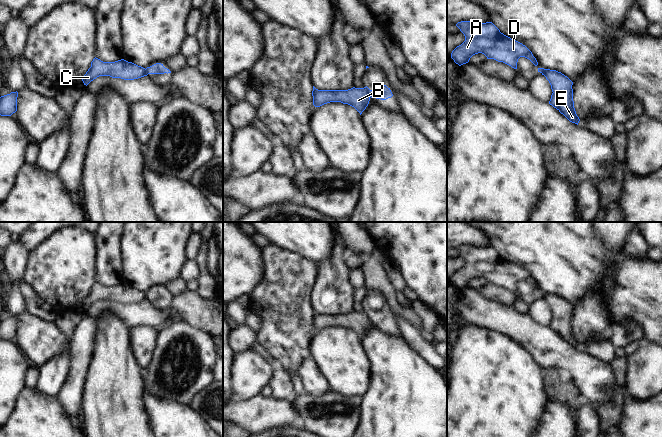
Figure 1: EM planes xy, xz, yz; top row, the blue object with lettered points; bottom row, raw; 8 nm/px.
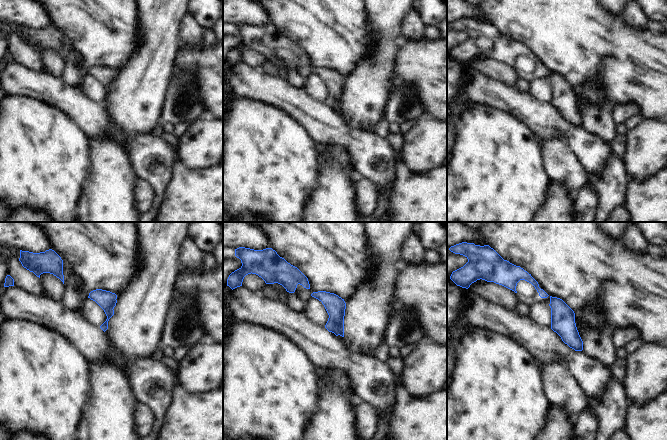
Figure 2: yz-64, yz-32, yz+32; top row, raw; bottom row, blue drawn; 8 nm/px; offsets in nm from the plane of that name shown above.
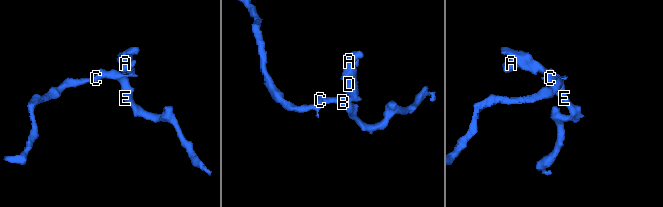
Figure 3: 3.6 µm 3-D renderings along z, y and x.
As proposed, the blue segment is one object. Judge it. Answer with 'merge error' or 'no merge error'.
merge error

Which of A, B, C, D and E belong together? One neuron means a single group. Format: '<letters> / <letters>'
A D / B C E

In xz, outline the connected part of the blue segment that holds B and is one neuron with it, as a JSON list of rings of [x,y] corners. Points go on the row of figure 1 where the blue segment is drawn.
[[[313,86],[313,105],[320,107],[330,102],[341,102],[354,107],[361,115],[369,104],[369,93],[370,89],[367,86],[348,90],[318,90]]]

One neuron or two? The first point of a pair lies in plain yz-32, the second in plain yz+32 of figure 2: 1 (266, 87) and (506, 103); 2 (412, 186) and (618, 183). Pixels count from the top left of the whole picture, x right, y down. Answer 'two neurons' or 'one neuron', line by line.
1: one neuron
2: two neurons

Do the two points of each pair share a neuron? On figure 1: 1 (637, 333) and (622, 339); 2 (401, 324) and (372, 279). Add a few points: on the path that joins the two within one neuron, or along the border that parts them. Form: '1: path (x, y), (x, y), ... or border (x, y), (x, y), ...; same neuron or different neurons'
1: path (633, 333), (626, 335); same neuron
2: border (390, 312), (395, 312), (414, 326); different neurons

